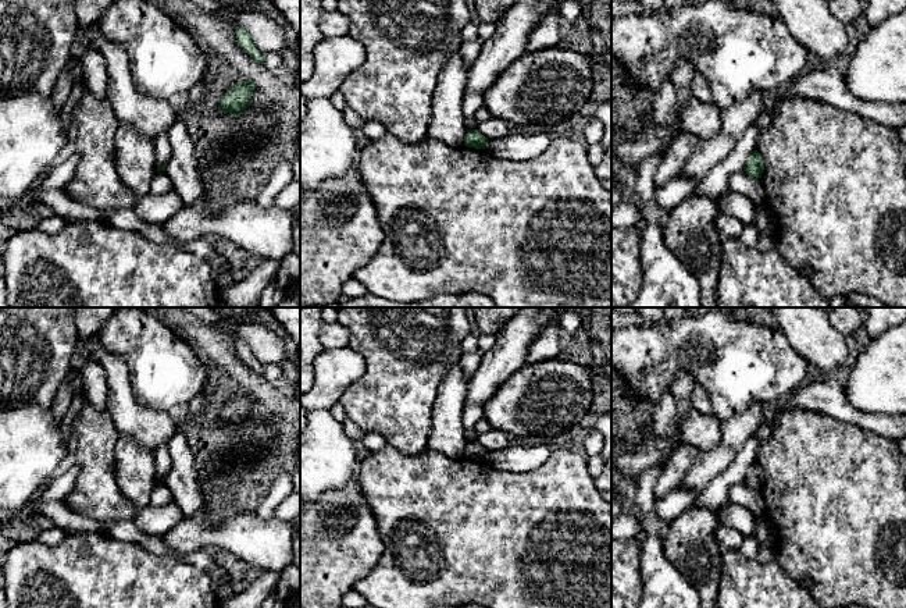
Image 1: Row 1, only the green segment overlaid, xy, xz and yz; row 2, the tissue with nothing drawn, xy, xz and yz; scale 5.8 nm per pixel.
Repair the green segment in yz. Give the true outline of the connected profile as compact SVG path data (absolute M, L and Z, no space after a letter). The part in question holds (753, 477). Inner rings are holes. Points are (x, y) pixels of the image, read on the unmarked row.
M753 462L745 473L743 483L752 490L761 490L763 481L763 467L757 462Z

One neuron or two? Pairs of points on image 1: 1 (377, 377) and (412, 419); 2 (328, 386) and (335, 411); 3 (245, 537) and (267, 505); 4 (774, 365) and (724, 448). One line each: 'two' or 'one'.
1: one
2: two
3: two
4: two

